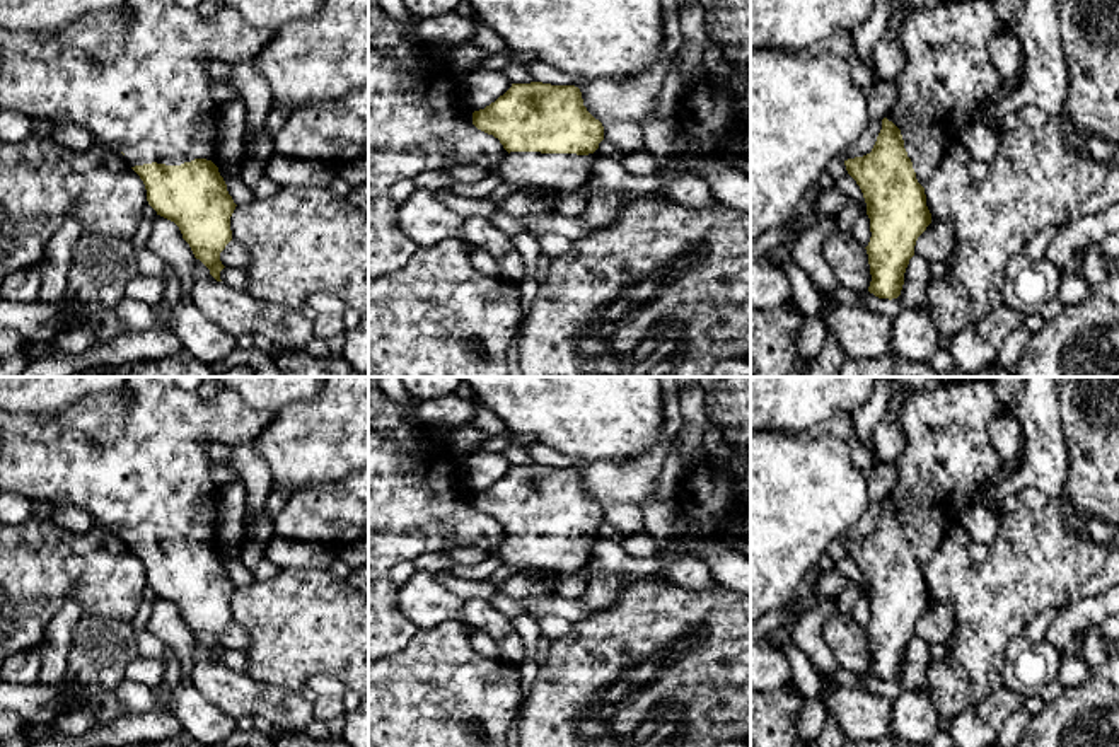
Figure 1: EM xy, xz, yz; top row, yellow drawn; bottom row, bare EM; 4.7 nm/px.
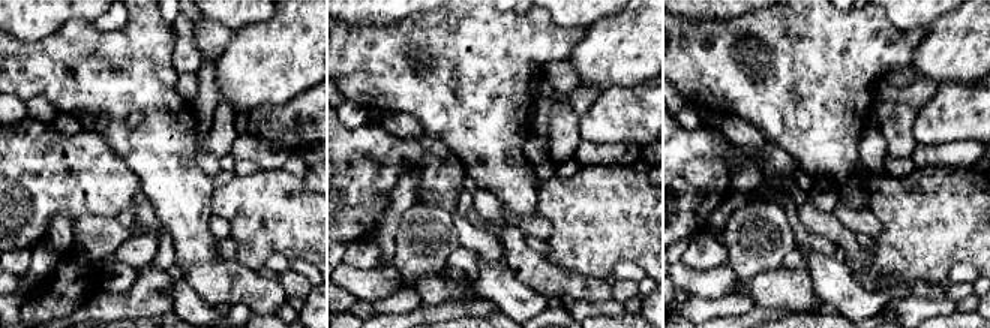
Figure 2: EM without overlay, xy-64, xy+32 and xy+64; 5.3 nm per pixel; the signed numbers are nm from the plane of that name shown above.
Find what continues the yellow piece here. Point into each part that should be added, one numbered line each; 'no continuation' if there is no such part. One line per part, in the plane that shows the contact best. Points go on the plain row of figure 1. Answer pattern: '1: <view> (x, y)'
1: xz (555, 553)

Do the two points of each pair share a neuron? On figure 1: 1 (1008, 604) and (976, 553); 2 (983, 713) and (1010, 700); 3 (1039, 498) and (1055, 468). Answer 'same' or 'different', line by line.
1: different
2: same
3: different

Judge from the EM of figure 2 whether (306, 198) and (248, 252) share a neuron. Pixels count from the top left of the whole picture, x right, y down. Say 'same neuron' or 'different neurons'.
same neuron

